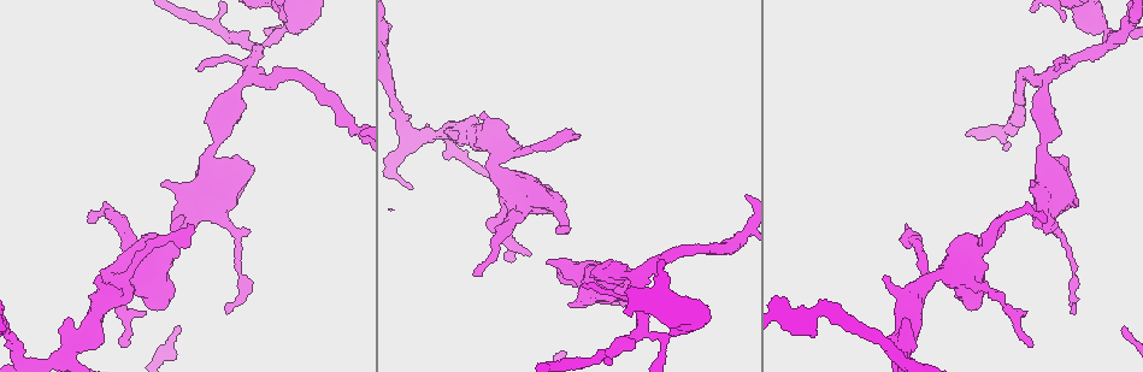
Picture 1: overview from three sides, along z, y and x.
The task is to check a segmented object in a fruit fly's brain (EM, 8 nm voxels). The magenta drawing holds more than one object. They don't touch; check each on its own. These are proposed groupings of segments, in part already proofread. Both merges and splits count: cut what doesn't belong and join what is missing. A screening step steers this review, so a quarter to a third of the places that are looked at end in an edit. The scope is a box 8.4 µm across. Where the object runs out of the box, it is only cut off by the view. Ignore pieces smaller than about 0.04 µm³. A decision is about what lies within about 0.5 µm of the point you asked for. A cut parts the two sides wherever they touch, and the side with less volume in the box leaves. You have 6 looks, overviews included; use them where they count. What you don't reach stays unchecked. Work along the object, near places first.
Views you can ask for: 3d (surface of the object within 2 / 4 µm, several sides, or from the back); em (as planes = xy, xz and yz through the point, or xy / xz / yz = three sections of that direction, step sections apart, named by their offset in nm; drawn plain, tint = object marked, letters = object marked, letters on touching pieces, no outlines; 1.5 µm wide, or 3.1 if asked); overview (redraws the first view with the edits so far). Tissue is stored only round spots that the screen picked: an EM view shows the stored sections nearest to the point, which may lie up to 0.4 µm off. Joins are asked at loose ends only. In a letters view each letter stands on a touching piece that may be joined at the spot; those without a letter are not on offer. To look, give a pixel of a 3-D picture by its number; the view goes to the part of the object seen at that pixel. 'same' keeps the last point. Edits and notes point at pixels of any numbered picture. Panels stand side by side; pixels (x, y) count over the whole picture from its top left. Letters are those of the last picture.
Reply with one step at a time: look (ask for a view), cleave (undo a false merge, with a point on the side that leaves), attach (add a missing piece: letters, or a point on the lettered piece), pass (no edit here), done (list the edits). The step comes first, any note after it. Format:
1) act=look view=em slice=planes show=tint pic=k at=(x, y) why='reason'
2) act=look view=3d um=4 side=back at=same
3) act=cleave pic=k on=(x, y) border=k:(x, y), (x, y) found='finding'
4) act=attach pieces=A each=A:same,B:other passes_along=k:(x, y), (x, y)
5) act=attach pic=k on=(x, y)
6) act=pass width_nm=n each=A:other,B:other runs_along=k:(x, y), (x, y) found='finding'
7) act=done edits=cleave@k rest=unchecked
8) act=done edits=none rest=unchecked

act=look view=em slice=planes show=letters pic=1 at=(160, 186) why='free end'

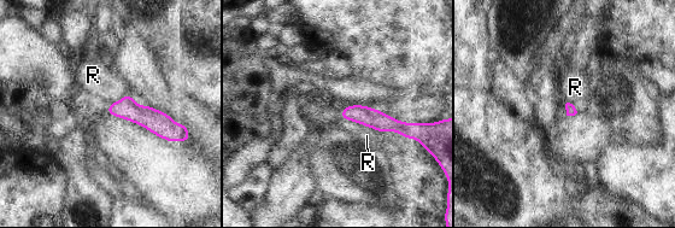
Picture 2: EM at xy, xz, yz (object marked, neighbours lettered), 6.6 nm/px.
act=pass longest_contact=R:280nm each=R:other runs_along=2:(110, 109), (127, 109), (176, 130) found='none of them fits'

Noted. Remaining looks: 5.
act=look view=3d um=2 pic=1 at=(247, 78) why='branch point'

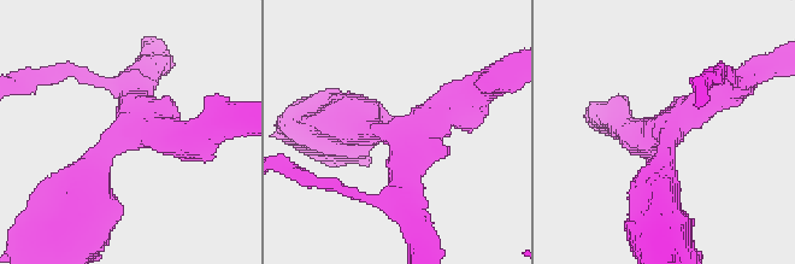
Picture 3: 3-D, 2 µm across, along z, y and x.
act=look view=em slice=planes show=plain pic=3 at=(404, 136)

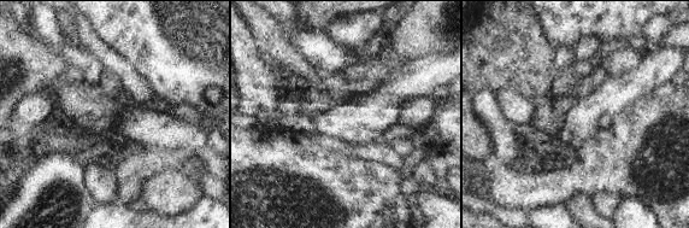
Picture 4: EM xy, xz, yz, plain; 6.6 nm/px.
act=look view=em slice=planes show=letters at=same why='see the neighbours'

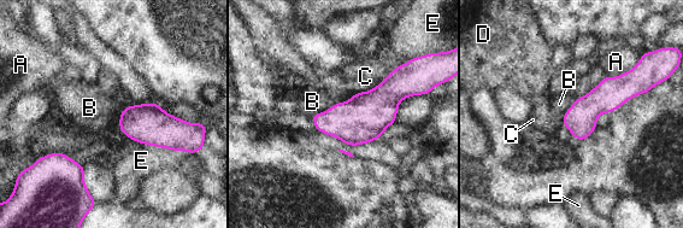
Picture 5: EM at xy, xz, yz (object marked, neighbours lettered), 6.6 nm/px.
act=pass each=A:other,B:other,C:other,D:other,E:other border=5:(345, 101), (337, 101), (310, 117) found='all the same neuron'

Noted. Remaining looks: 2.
act=look view=em slice=xy step=4 show=letters pic=1 at=(88, 222) why='an open end'

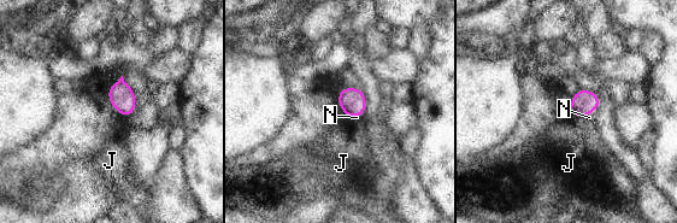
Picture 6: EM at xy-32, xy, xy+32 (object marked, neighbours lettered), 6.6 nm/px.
act=look view=em slice=planes show=letters at=same why='another direction'

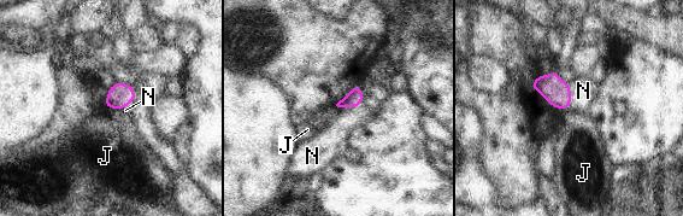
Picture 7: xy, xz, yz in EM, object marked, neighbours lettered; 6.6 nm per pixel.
act=attach pieces=N each=J:other,N:same passes_along=7:(558, 93), (570, 100), (583, 91) found='it goes on there'

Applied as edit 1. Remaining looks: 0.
act=done edits=attach@7 rest=unchecked

